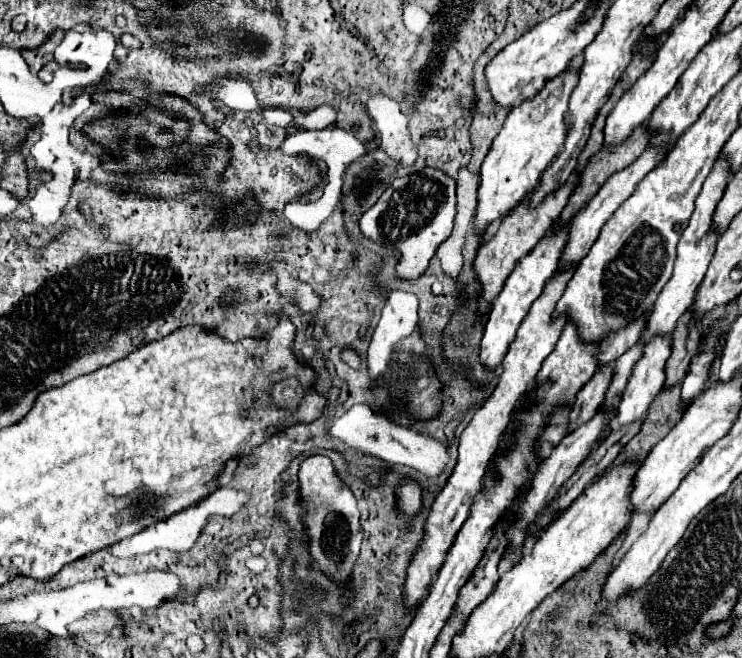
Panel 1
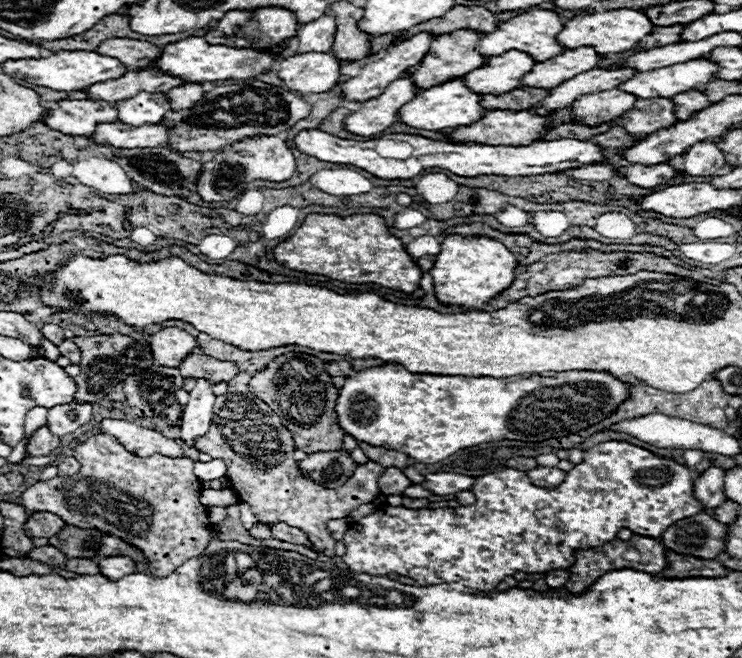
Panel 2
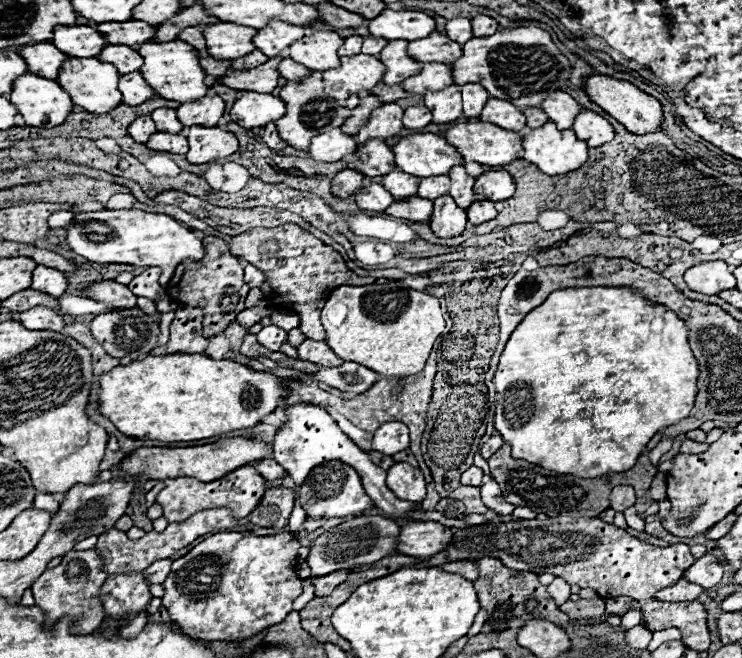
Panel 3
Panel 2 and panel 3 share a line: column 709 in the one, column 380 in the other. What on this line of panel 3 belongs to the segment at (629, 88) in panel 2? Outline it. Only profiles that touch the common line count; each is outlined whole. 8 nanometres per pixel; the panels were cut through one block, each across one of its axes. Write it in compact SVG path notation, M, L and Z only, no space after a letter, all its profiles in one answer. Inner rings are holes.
M342 56L340 68L324 72L324 84L329 90L326 92L327 96L335 100L345 100L350 94L370 92L376 84L382 82L384 70L386 66L374 56Z

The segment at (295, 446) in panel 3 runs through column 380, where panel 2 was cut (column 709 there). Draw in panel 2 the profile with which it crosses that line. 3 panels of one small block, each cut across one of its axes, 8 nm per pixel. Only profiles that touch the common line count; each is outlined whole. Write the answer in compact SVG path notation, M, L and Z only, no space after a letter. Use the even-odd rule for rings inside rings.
M708 468L694 480L694 496L702 504L704 510L714 510L718 508L726 498L722 490L722 468Z

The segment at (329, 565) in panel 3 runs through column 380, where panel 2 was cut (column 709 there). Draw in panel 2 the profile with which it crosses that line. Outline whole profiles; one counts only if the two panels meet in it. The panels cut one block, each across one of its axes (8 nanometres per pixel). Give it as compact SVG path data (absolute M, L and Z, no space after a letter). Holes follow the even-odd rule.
M700 512L692 518L684 518L684 522L668 526L668 530L660 536L660 542L678 554L716 558L720 552L724 552L724 538L726 526Z

